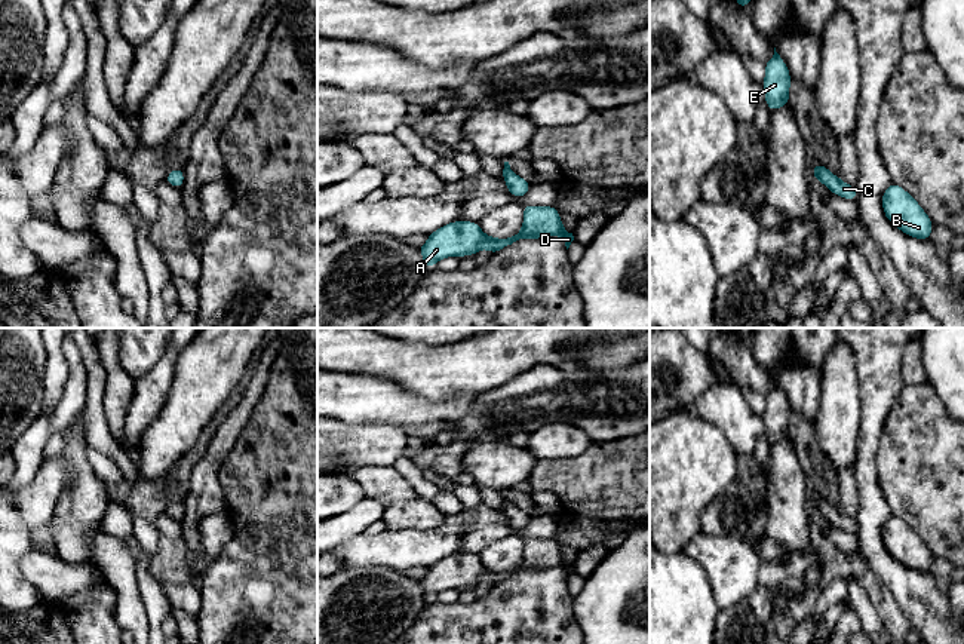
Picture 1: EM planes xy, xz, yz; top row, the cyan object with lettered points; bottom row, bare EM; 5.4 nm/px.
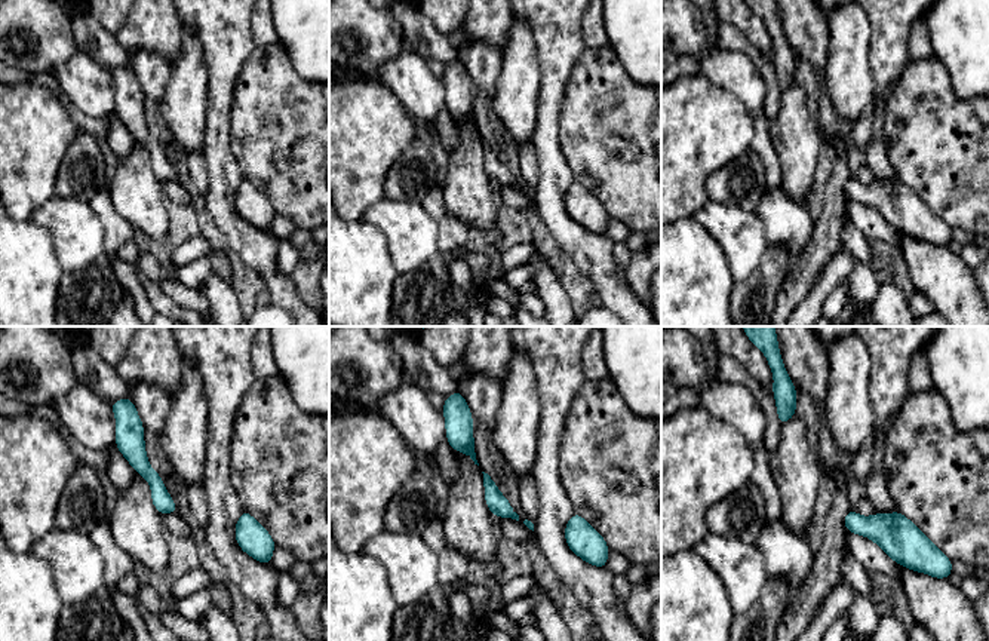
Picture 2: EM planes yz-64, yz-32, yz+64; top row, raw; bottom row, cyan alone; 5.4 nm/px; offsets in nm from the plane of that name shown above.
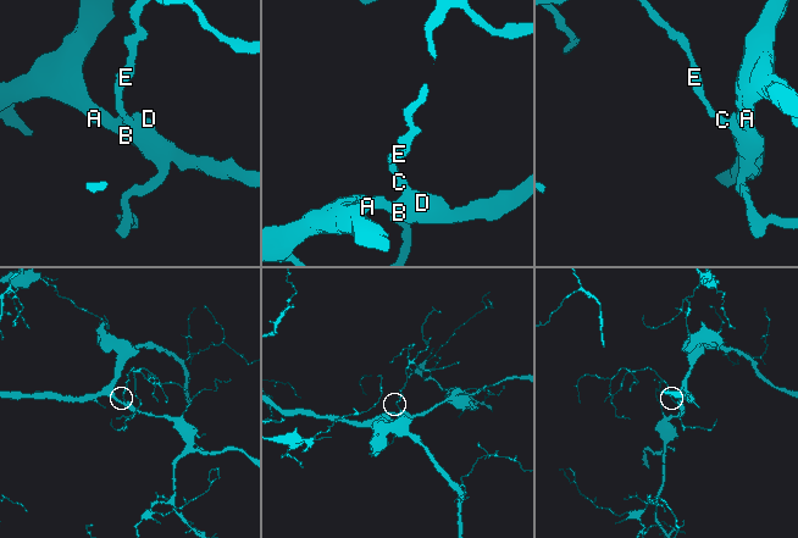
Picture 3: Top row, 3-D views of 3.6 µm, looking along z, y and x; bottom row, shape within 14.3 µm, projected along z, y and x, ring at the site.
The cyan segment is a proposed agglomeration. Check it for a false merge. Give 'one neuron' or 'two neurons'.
one neuron

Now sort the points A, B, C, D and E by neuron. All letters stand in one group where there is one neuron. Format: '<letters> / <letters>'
A B C D E

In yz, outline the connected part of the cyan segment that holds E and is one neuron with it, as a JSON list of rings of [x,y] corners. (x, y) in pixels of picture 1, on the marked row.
[[[776,47],[773,58],[765,62],[762,88],[765,92],[764,101],[770,111],[789,104],[790,73],[782,56],[776,52]]]

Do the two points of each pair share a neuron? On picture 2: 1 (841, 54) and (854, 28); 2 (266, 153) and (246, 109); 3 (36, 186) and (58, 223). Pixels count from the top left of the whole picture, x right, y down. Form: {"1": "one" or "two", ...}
{"1": "one", "2": "one", "3": "two"}

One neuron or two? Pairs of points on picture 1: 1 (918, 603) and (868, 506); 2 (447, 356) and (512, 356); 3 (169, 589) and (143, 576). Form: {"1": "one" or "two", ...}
{"1": "one", "2": "one", "3": "two"}

